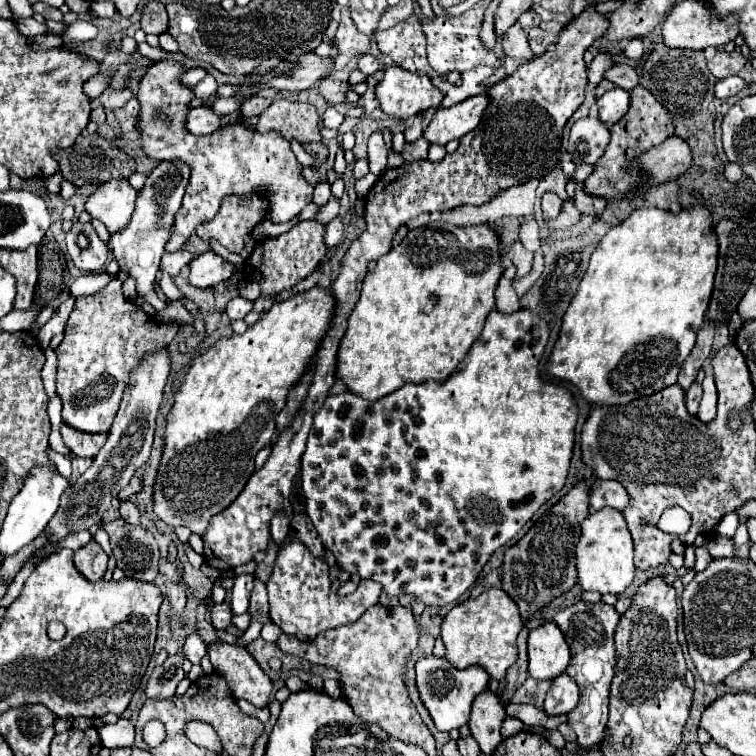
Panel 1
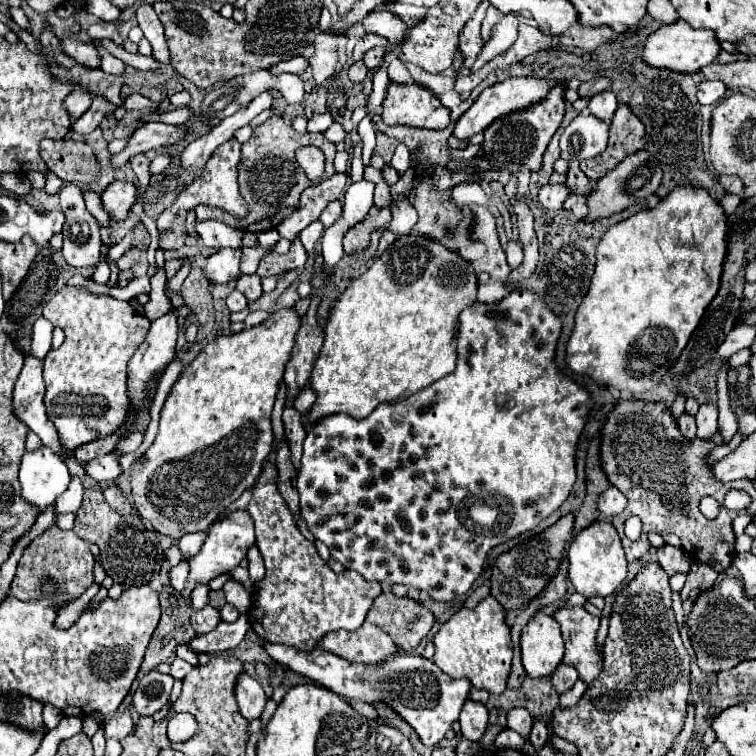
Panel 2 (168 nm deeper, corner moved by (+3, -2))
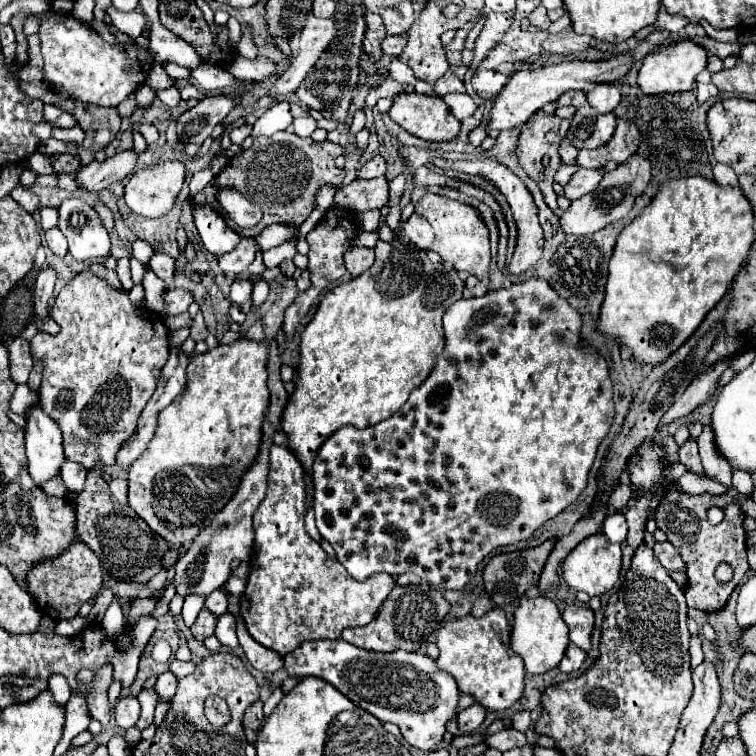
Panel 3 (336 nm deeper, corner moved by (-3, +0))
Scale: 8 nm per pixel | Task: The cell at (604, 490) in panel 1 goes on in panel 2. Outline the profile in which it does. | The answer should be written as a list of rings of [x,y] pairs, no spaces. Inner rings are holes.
[[[610,486],[606,492],[602,492],[602,496],[598,500],[598,510],[602,512],[602,516],[606,520],[624,512],[624,508],[626,508],[626,496],[618,488]]]

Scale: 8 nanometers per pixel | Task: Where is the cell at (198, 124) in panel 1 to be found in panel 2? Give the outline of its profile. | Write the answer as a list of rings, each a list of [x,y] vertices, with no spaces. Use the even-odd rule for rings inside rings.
[[[146,122],[130,136],[128,146],[122,152],[112,156],[110,164],[112,164],[112,168],[122,168],[124,164],[130,162],[132,156],[136,156],[140,152],[148,152],[148,150],[160,150],[168,144],[184,140],[186,134],[188,134],[188,130],[184,126],[172,126],[172,124],[164,124],[164,122]]]

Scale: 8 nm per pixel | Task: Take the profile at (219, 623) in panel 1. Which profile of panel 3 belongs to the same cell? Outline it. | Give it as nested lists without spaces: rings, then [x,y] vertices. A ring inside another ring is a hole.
[[[202,608],[190,630],[192,630],[192,634],[194,634],[196,640],[204,640],[204,638],[208,638],[208,636],[214,634],[216,622],[218,622],[218,616],[214,616],[210,610]]]

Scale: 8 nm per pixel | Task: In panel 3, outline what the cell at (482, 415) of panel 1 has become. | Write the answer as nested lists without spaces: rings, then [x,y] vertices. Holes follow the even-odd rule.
[[[526,280],[526,282],[518,282],[518,284],[512,284],[508,290],[500,288],[500,290],[494,290],[494,292],[488,292],[480,298],[468,298],[468,300],[458,300],[454,302],[446,314],[444,314],[444,334],[446,334],[446,346],[444,346],[444,352],[438,356],[436,360],[436,368],[432,370],[432,374],[428,376],[428,380],[424,380],[408,398],[408,402],[396,412],[392,414],[388,420],[382,420],[370,428],[356,428],[356,426],[344,426],[340,430],[336,430],[332,436],[326,438],[326,442],[320,446],[320,450],[316,452],[316,458],[314,458],[314,464],[312,464],[312,480],[314,480],[314,510],[316,510],[316,526],[322,534],[322,538],[326,542],[332,544],[332,548],[336,550],[336,556],[338,556],[338,562],[348,570],[348,574],[356,580],[368,580],[372,574],[378,574],[378,572],[386,572],[390,576],[400,576],[404,572],[414,572],[418,574],[420,578],[428,580],[432,586],[436,588],[444,588],[444,590],[462,590],[466,584],[470,584],[476,576],[476,570],[478,570],[478,564],[498,546],[506,546],[506,544],[516,544],[520,540],[528,540],[544,522],[548,522],[550,518],[558,516],[566,506],[570,506],[580,494],[582,490],[586,488],[586,478],[588,478],[588,470],[592,468],[594,464],[594,458],[596,458],[596,450],[598,450],[598,444],[602,442],[602,438],[608,434],[610,430],[610,424],[612,424],[612,418],[614,418],[614,402],[612,402],[612,382],[610,382],[610,376],[608,376],[608,366],[604,362],[604,358],[600,358],[596,352],[588,350],[586,346],[582,346],[580,342],[580,328],[582,328],[582,318],[580,314],[568,306],[568,302],[564,302],[550,286],[548,282],[544,280]]]

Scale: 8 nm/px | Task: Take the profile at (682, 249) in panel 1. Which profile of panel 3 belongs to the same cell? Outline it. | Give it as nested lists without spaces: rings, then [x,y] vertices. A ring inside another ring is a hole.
[[[702,176],[664,182],[652,204],[616,238],[596,330],[628,348],[634,360],[646,366],[658,366],[692,336],[704,316],[724,298],[740,266],[748,260],[752,242],[752,208],[740,188],[722,188]]]

